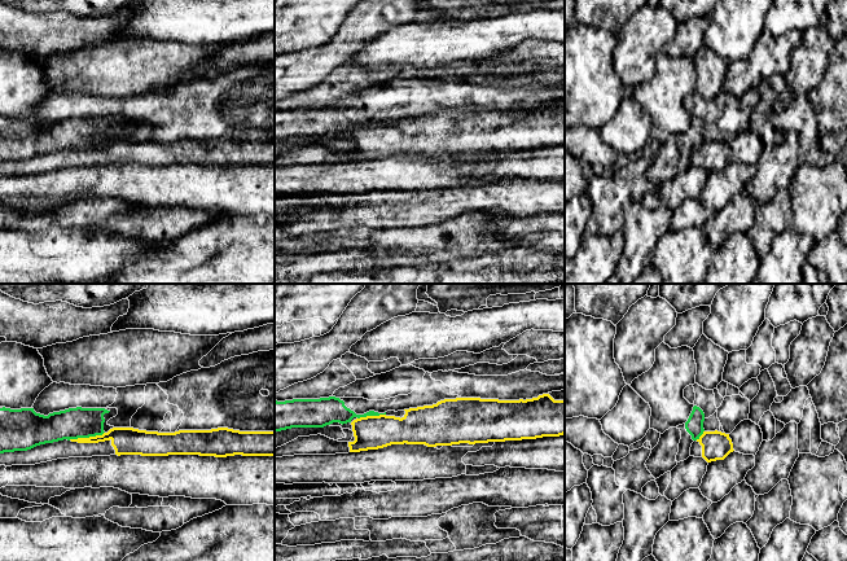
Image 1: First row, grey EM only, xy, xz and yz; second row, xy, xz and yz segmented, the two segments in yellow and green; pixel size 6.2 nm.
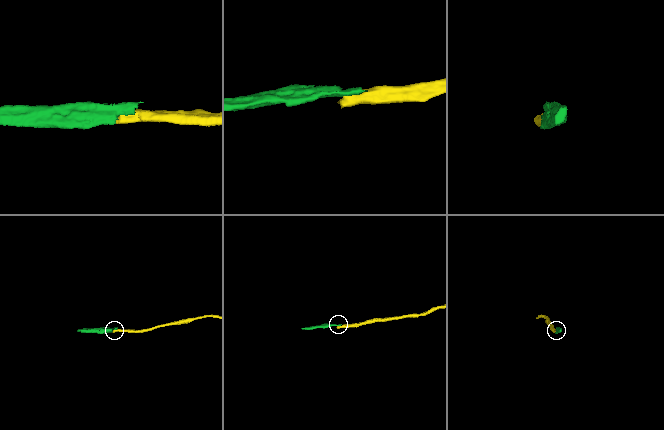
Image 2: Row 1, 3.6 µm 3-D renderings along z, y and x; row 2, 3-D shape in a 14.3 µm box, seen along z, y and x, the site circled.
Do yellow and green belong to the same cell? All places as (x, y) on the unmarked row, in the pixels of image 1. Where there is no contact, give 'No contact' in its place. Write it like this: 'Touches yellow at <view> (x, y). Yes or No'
Touches yellow at xy (86, 148). No

